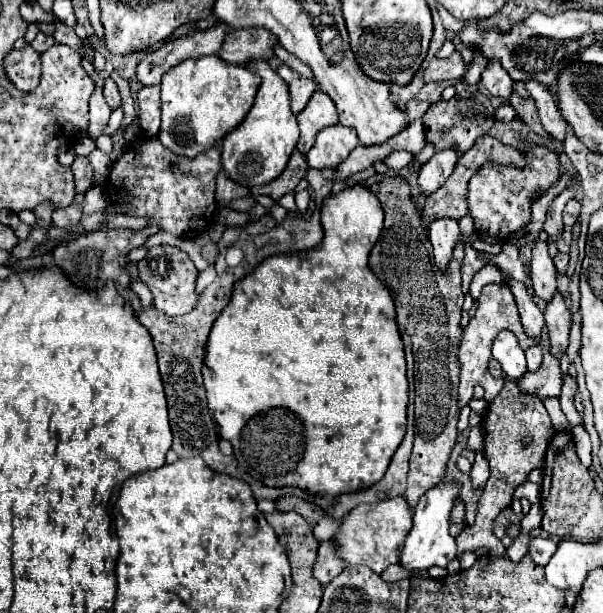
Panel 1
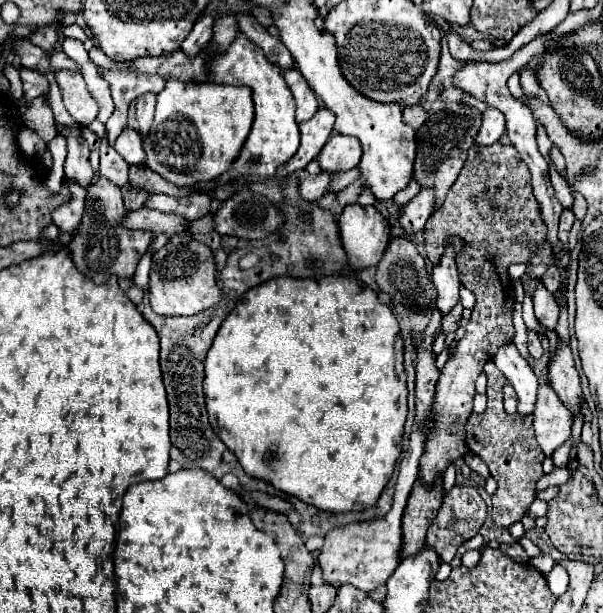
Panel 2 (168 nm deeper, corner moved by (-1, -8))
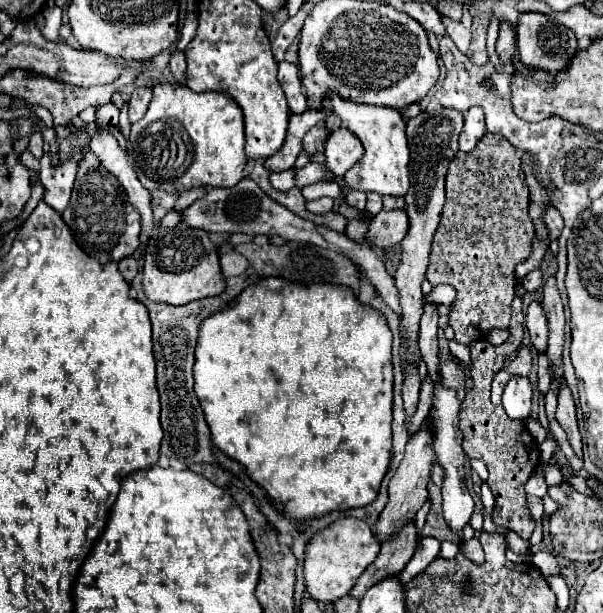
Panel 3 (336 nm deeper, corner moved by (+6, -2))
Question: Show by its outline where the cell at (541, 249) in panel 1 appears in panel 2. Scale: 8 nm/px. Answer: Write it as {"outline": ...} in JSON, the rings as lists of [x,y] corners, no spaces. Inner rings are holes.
{"outline":[[[541,283],[535,289],[533,303],[535,303],[535,317],[537,317],[537,321],[545,329],[555,331],[557,319],[559,319],[559,305],[557,305],[557,299],[547,289],[543,289]]]}

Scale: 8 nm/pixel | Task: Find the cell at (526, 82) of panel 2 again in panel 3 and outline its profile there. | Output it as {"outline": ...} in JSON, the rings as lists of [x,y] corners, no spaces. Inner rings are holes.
{"outline":[[[502,23],[500,37],[496,41],[496,53],[504,65],[512,65],[512,57],[516,55],[516,35],[508,23]]]}

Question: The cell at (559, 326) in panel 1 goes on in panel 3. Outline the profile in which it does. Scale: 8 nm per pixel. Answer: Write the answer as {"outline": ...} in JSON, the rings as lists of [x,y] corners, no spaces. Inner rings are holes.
{"outline":[[[568,385],[560,387],[558,393],[558,411],[556,411],[556,419],[562,425],[562,429],[568,435],[570,445],[574,447],[576,455],[582,457],[582,437],[578,431],[578,419],[576,419],[576,405],[574,405],[574,397],[572,391],[568,389]]]}

